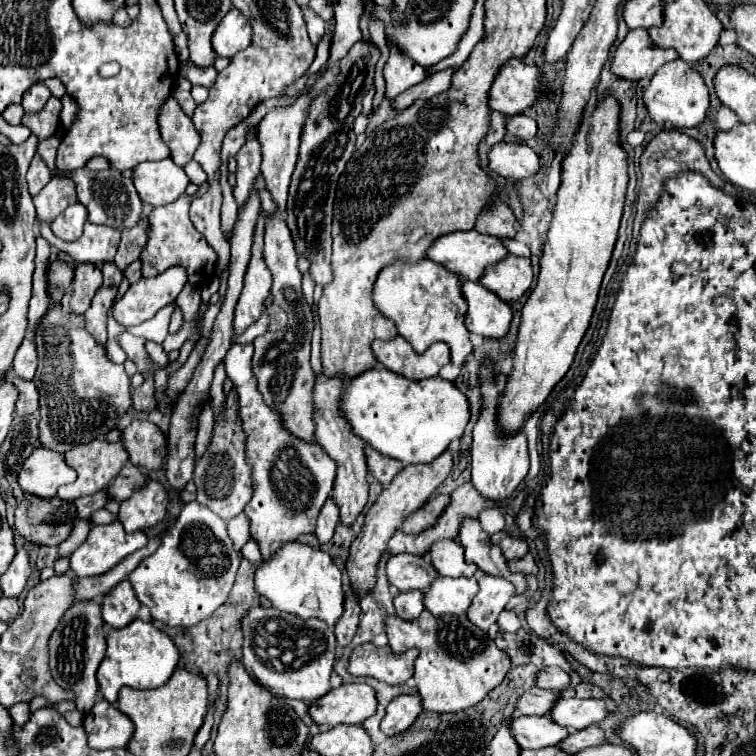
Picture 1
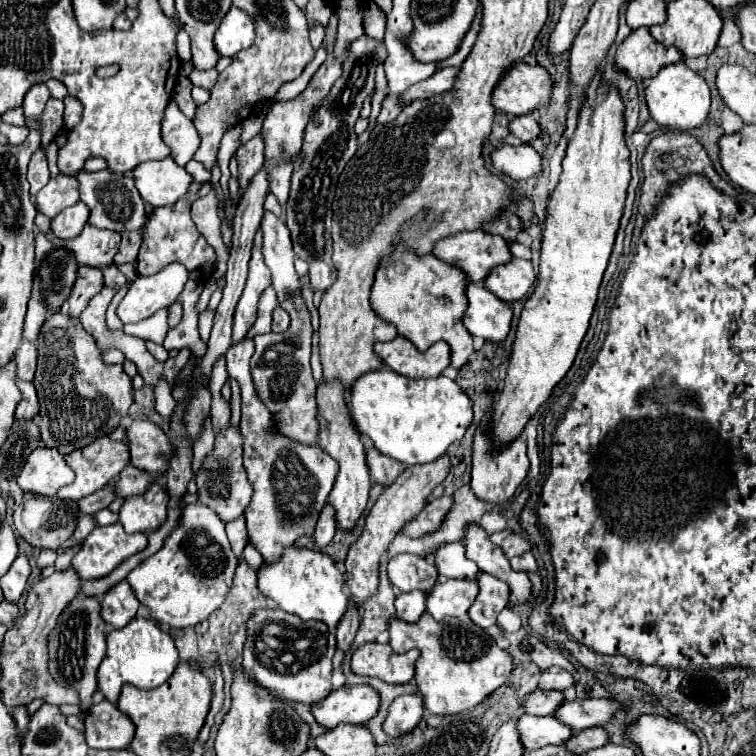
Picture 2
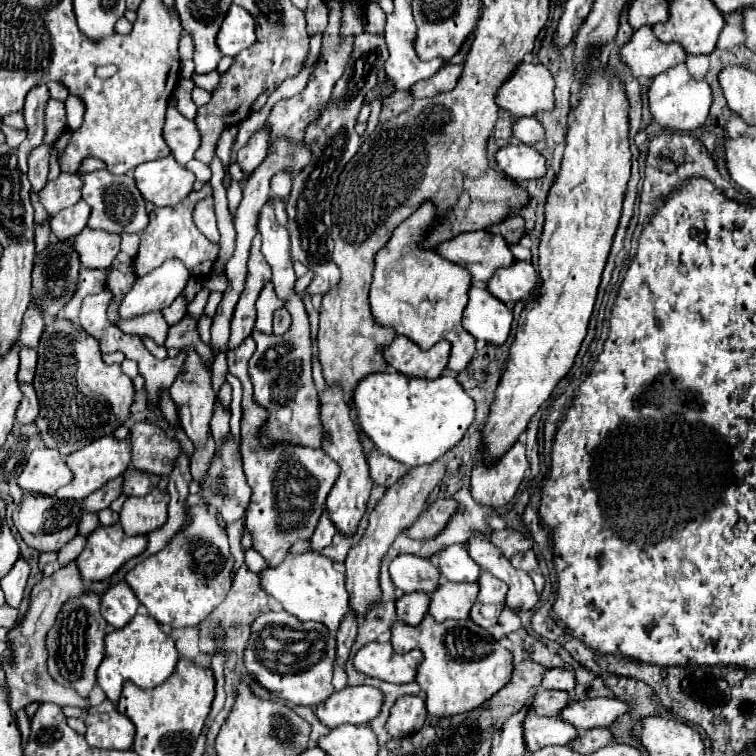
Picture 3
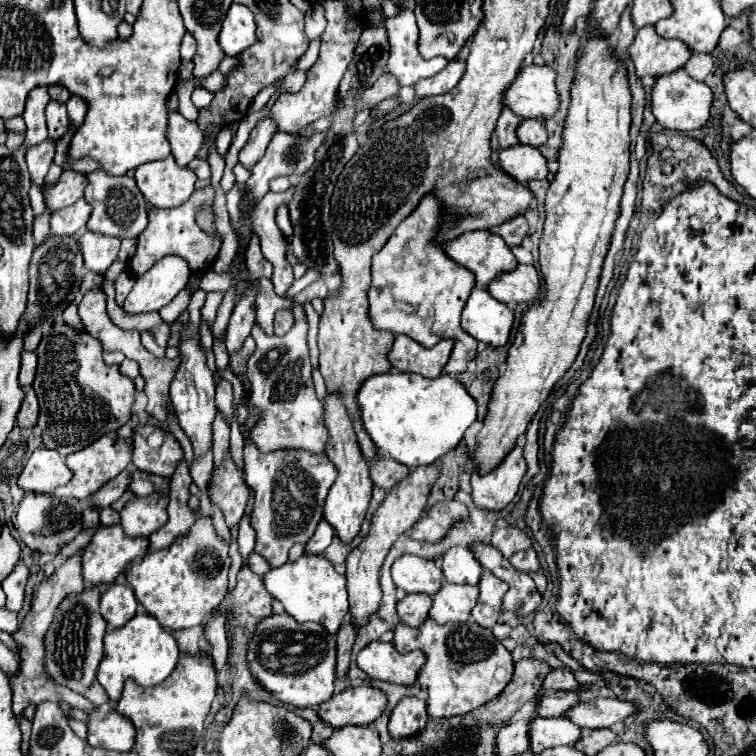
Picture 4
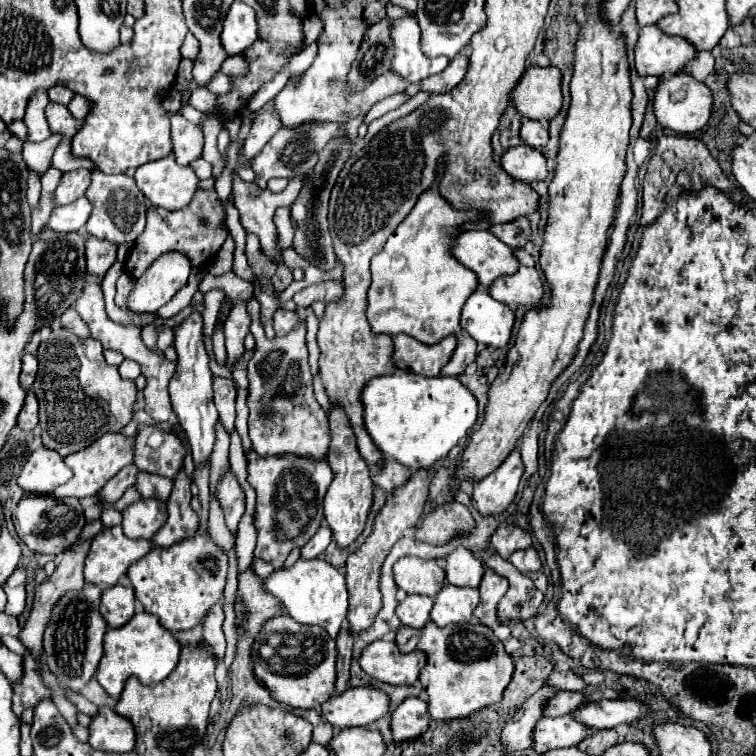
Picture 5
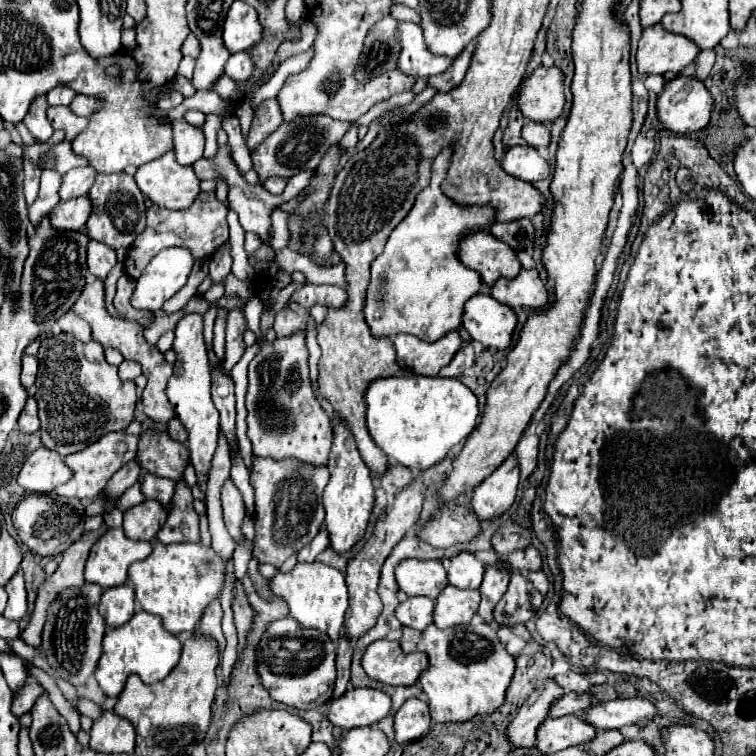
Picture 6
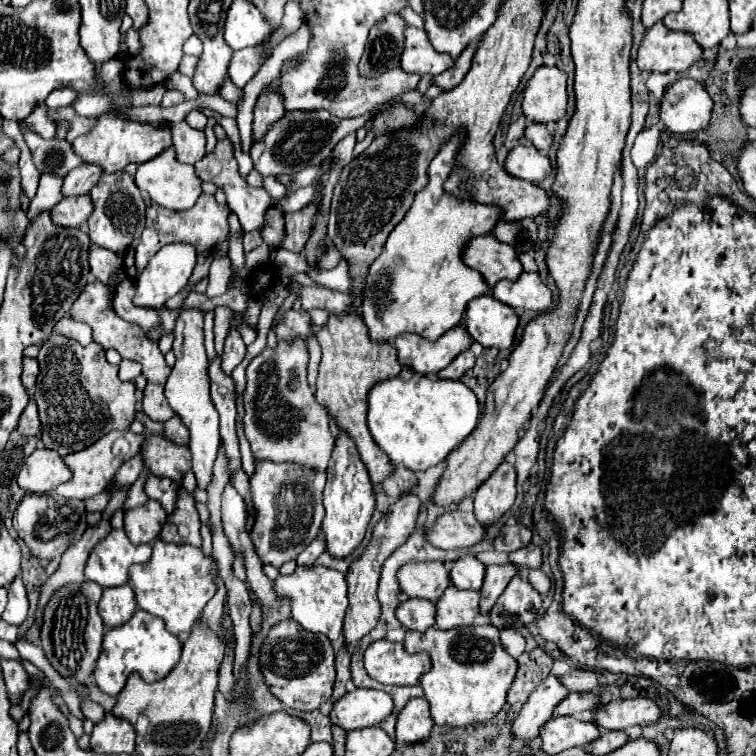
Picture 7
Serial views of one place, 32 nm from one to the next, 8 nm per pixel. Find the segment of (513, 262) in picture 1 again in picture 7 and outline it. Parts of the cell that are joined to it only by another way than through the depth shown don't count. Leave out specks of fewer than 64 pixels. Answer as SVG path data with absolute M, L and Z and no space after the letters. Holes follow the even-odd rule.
M522 272L514 282L500 280L492 288L492 296L516 310L544 312L552 306L552 292L542 284L538 272Z

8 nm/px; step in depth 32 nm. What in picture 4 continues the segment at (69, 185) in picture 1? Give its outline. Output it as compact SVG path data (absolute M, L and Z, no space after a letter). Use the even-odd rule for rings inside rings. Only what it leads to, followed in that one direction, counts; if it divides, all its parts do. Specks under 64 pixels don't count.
M68 170L68 172L62 172L62 176L58 178L56 184L52 184L46 190L42 190L44 204L50 208L50 212L56 212L60 208L72 206L78 198L82 198L84 184L86 184L84 180L86 180L84 174Z

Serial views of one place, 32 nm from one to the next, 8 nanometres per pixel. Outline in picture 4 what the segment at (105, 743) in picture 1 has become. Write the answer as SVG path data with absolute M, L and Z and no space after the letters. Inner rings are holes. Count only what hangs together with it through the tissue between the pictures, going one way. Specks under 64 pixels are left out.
M110 702L94 708L88 714L88 738L94 748L128 752L134 746L136 730L128 718L120 716Z

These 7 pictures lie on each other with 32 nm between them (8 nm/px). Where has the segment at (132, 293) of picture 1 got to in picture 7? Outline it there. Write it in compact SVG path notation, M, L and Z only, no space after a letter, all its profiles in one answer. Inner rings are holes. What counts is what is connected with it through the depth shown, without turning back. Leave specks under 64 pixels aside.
M168 244L168 246L160 248L150 258L144 272L138 276L136 294L134 294L132 302L140 308L154 308L154 310L162 308L168 298L172 298L186 286L186 282L194 270L194 264L196 264L196 250L190 244Z

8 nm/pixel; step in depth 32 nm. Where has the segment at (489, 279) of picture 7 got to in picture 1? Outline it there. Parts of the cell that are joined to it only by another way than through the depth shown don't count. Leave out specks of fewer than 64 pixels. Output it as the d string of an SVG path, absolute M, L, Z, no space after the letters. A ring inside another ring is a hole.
M468 230L468 232L452 232L450 236L440 236L440 240L434 240L432 248L428 248L426 258L434 260L436 264L442 264L448 272L460 276L462 280L478 282L484 268L494 264L496 260L502 260L506 254L508 252L498 236L486 236L476 230Z

